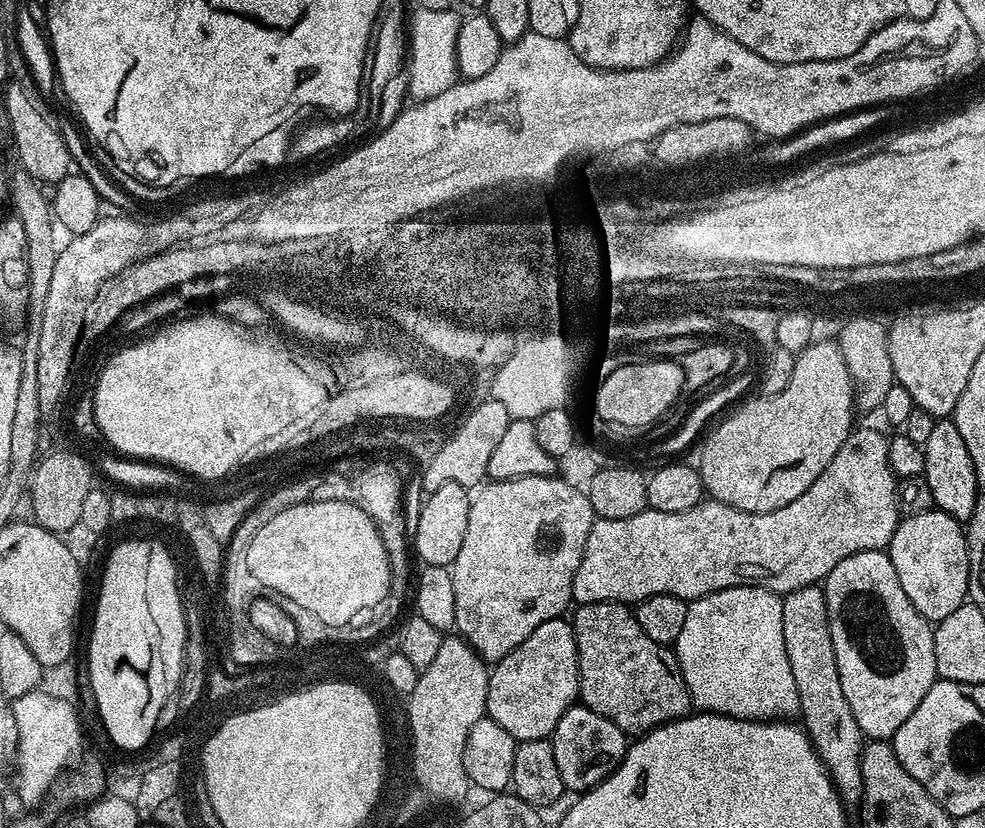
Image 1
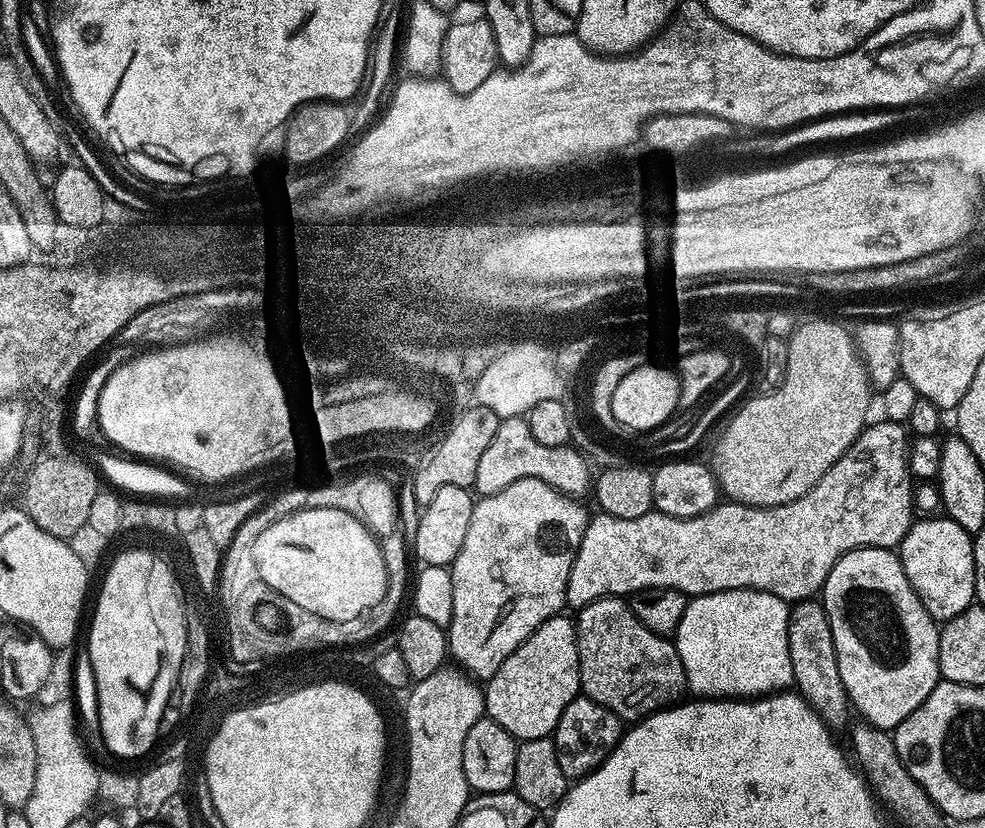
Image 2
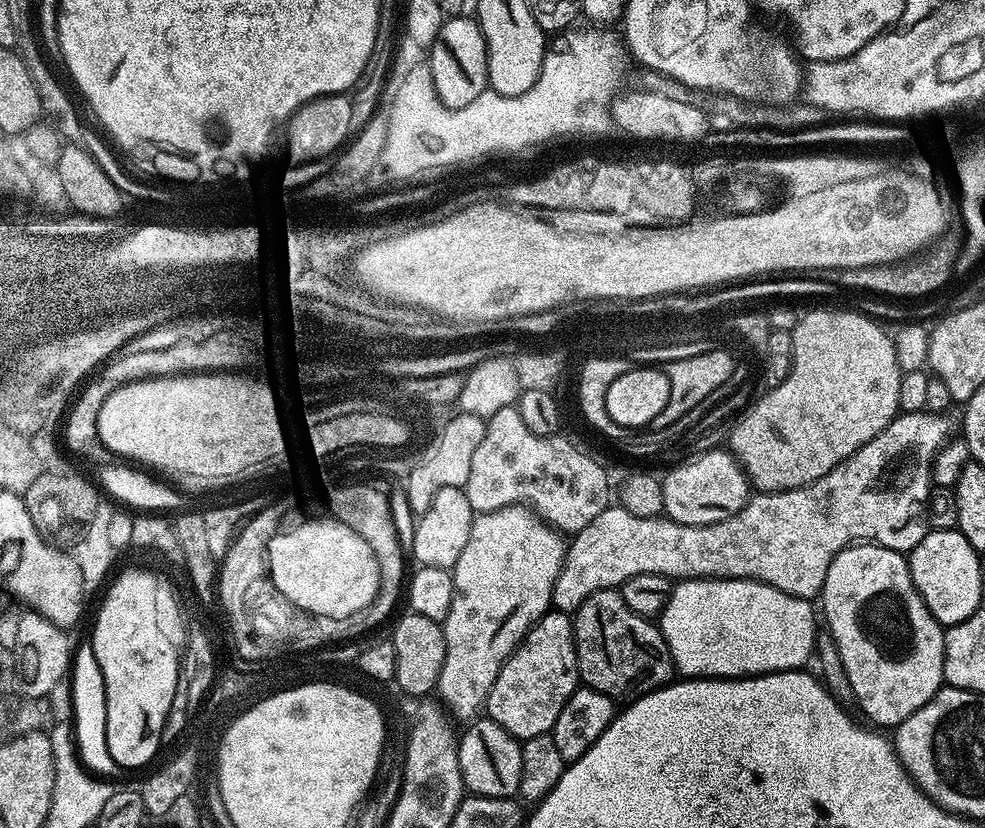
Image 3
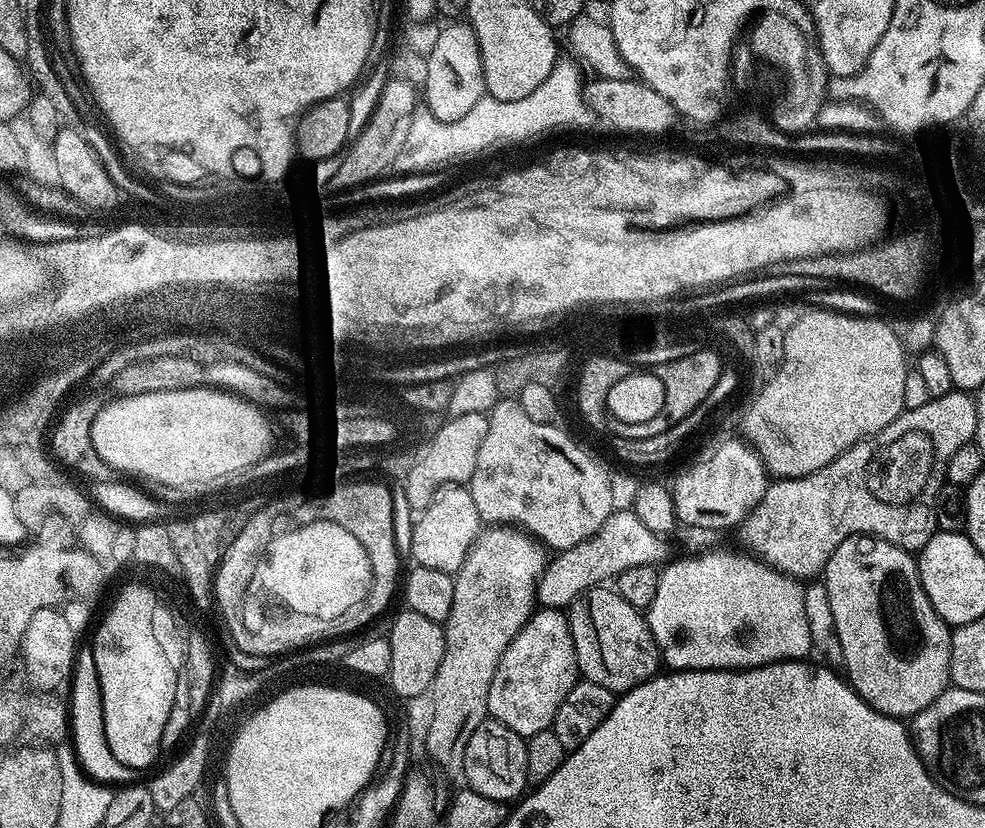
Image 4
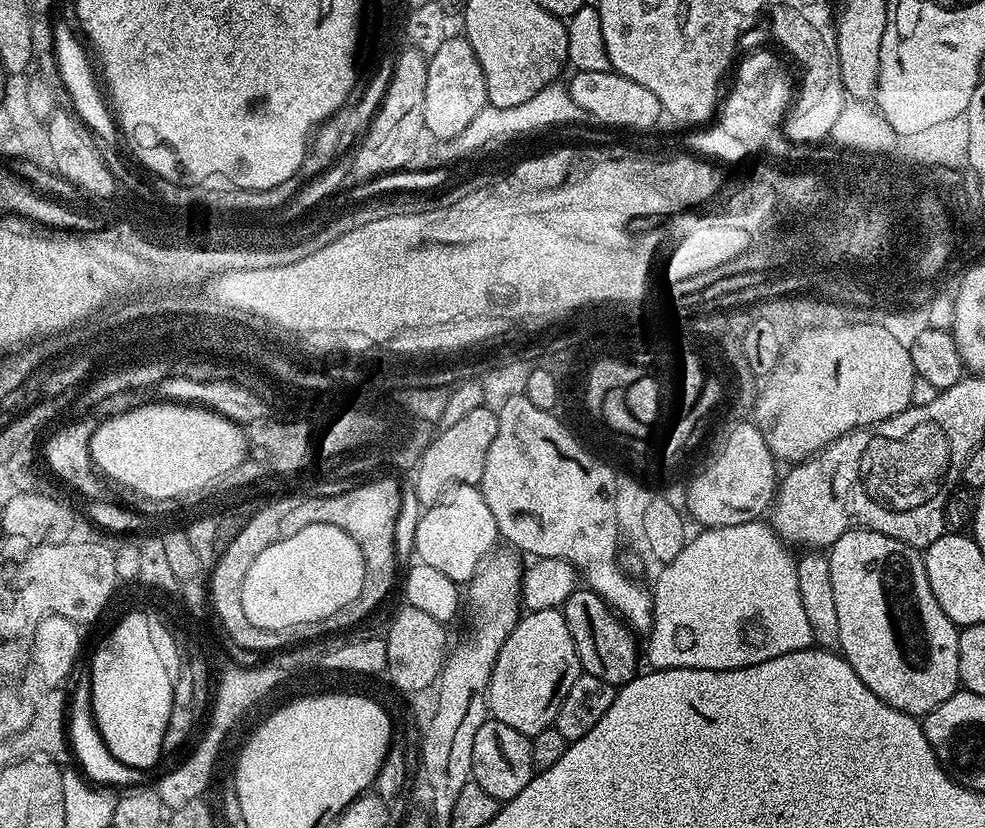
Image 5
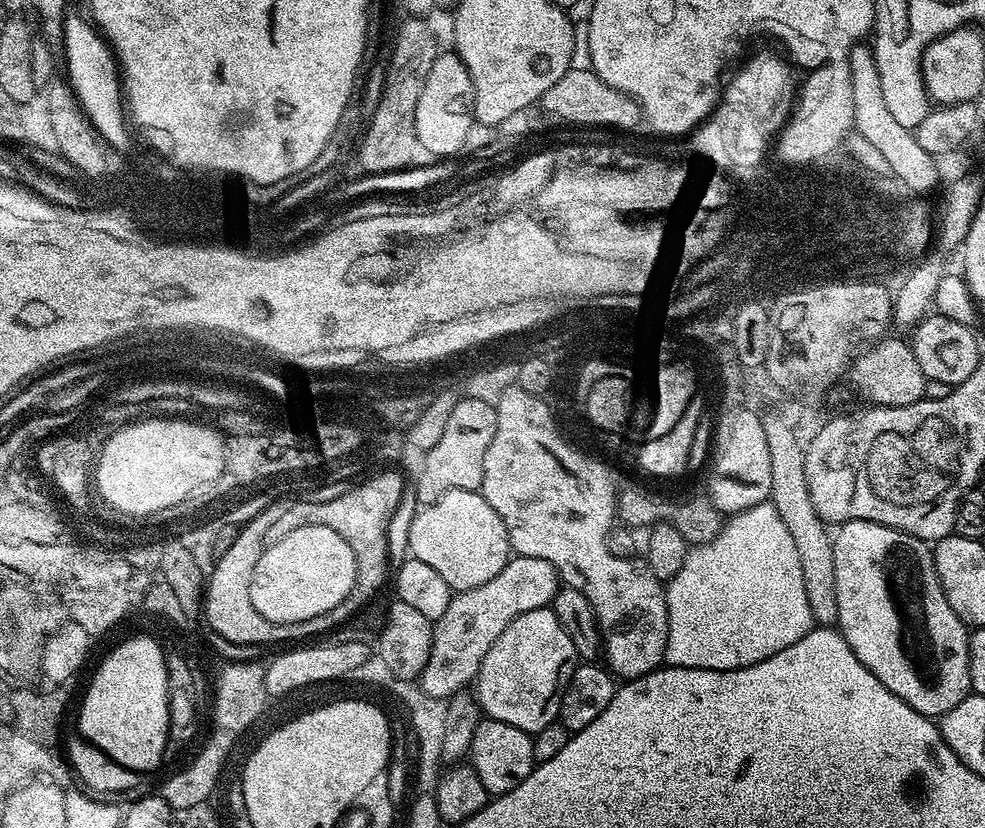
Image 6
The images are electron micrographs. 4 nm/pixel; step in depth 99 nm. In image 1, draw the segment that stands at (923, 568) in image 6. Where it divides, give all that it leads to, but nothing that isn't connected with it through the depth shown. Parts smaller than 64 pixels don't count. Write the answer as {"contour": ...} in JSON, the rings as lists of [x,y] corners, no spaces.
{"contour":[[[887,551],[859,552],[850,554],[850,558],[842,558],[842,562],[830,570],[822,587],[830,638],[834,642],[834,658],[838,662],[838,678],[842,682],[842,694],[846,694],[846,702],[850,702],[850,714],[854,714],[854,722],[858,722],[868,740],[891,741],[898,726],[918,710],[918,702],[926,698],[930,686],[938,679],[933,625],[918,614],[914,602],[906,598],[906,590],[902,590],[902,582],[898,582],[894,562],[890,562]]]}

